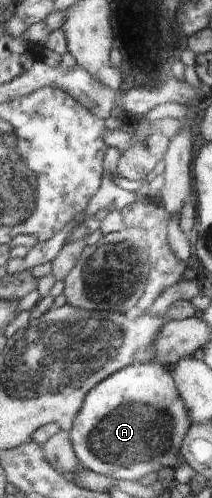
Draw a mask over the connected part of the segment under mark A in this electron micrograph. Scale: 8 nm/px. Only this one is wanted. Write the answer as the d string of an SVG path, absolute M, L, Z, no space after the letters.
M153 361L126 367L97 386L88 395L71 437L77 455L86 468L114 480L141 482L158 474L165 467L175 468L192 427L190 409L180 393L173 369Z

